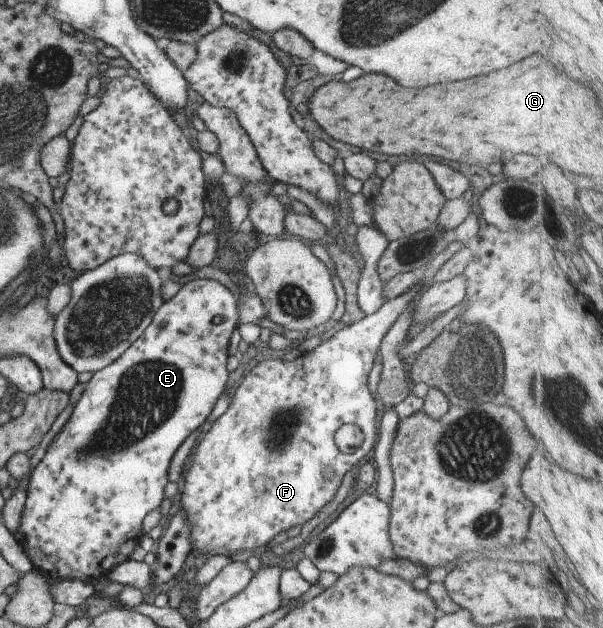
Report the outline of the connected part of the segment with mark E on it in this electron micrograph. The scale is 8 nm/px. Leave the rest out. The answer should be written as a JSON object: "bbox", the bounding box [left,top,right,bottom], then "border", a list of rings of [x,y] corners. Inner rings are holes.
{"bbox":[17,278,238,584],"border":[[[197,278],[180,286],[177,293],[163,301],[155,310],[152,321],[149,326],[143,330],[136,338],[111,364],[92,373],[86,382],[86,387],[79,396],[68,421],[53,436],[51,442],[43,454],[39,463],[31,470],[29,480],[26,486],[26,495],[21,514],[19,516],[19,526],[17,526],[17,544],[21,547],[23,554],[31,563],[35,572],[43,575],[47,580],[71,579],[84,583],[93,584],[99,578],[105,577],[105,574],[121,564],[133,550],[133,547],[142,536],[142,526],[144,516],[152,510],[159,509],[163,504],[163,490],[168,480],[167,464],[170,464],[173,453],[179,448],[179,445],[192,430],[201,426],[205,418],[209,416],[213,404],[225,393],[225,384],[227,384],[227,370],[225,369],[225,360],[227,360],[227,343],[229,336],[238,324],[238,306],[231,295],[231,292],[218,281],[209,278]],[[221,316],[221,324],[213,324],[211,318]]]}

